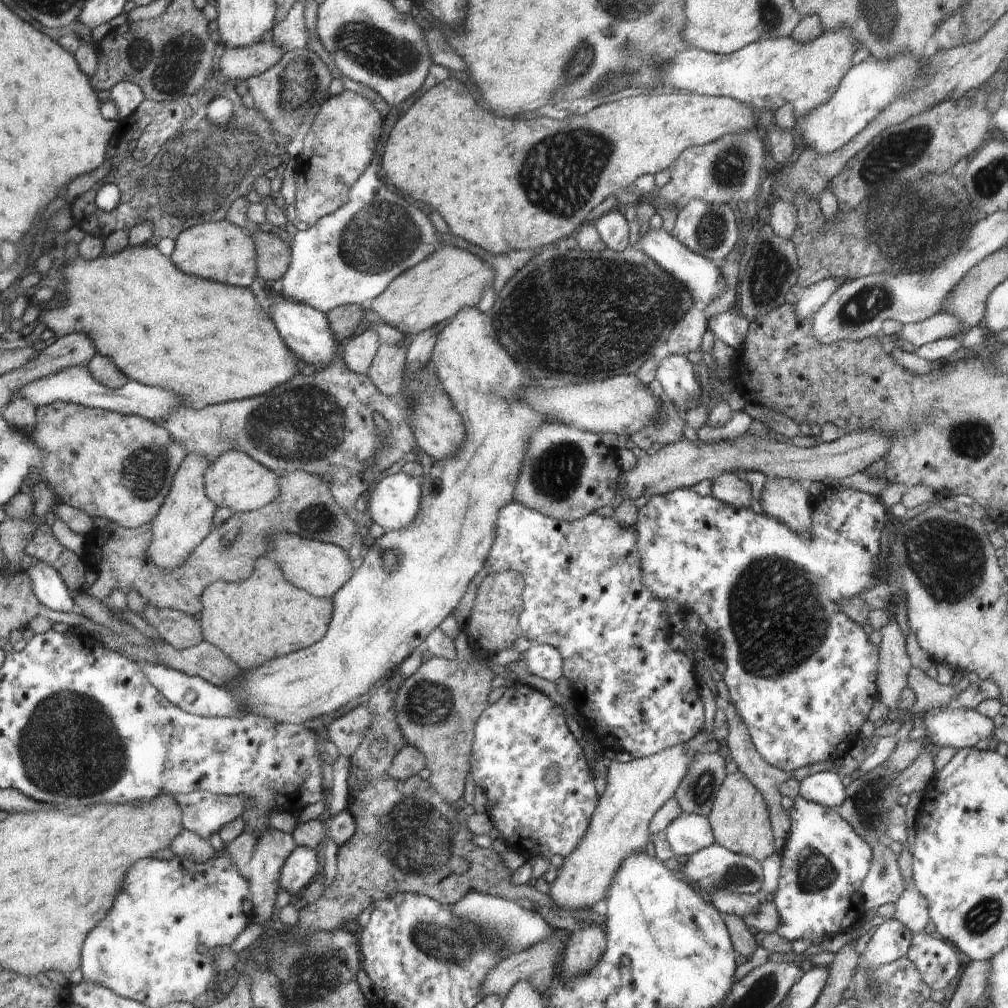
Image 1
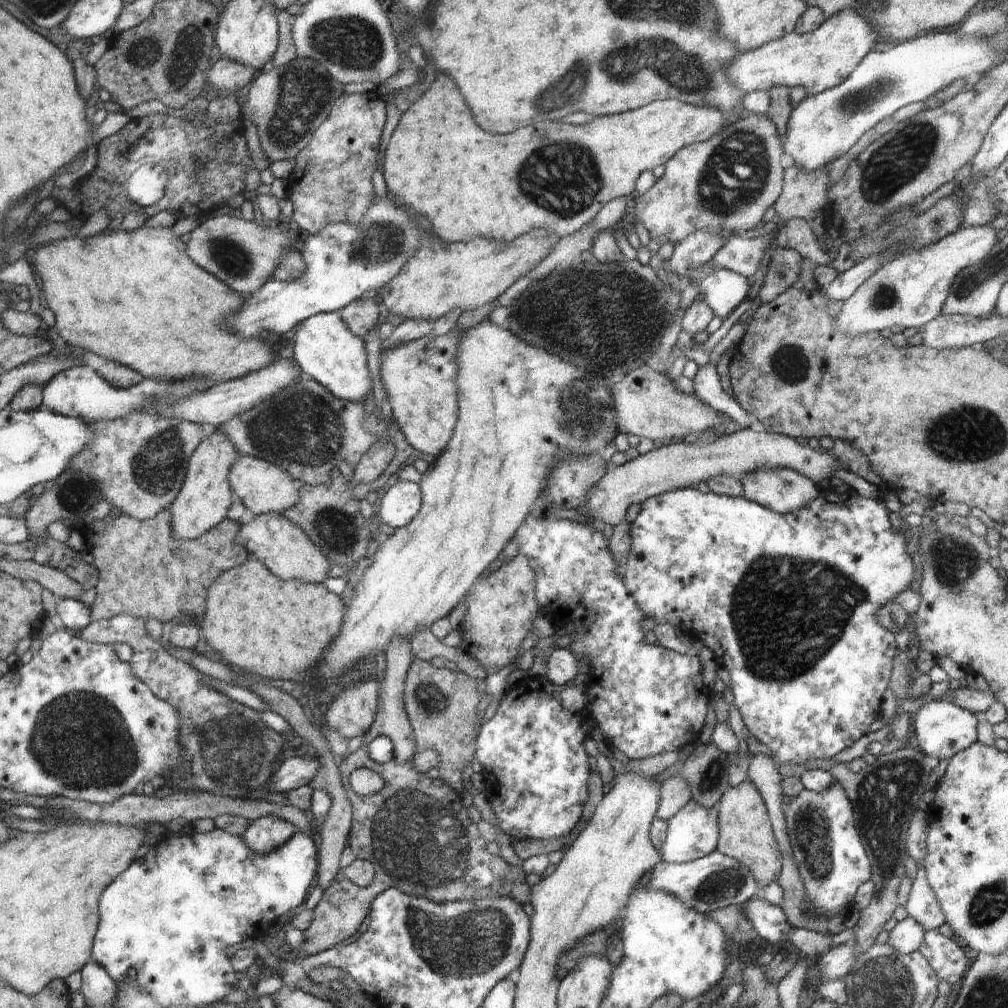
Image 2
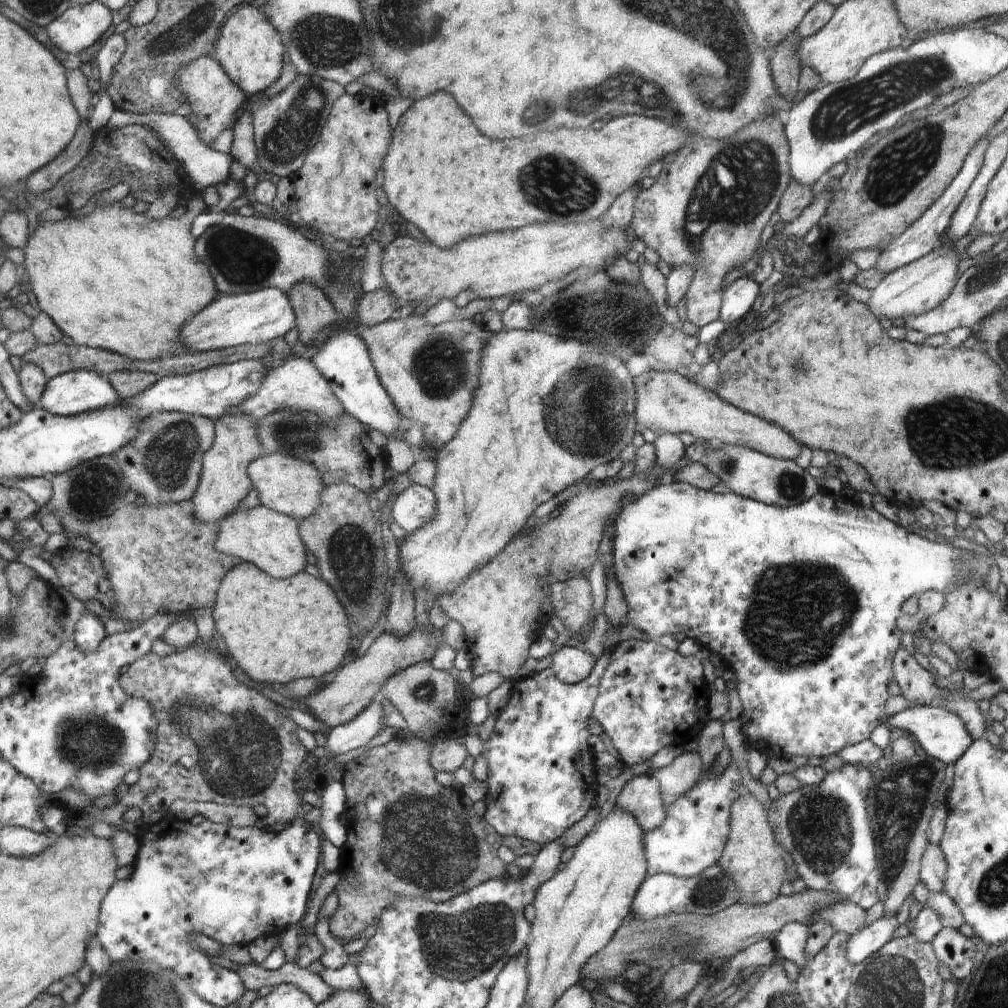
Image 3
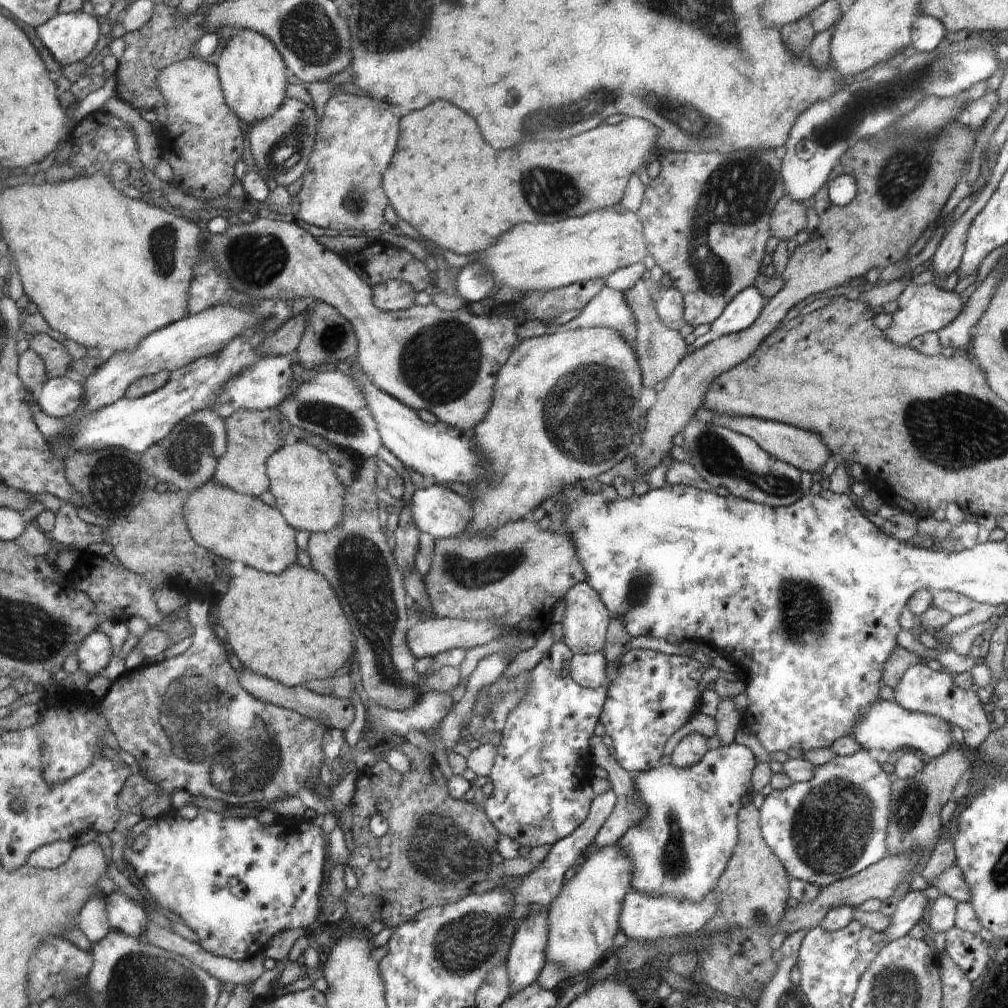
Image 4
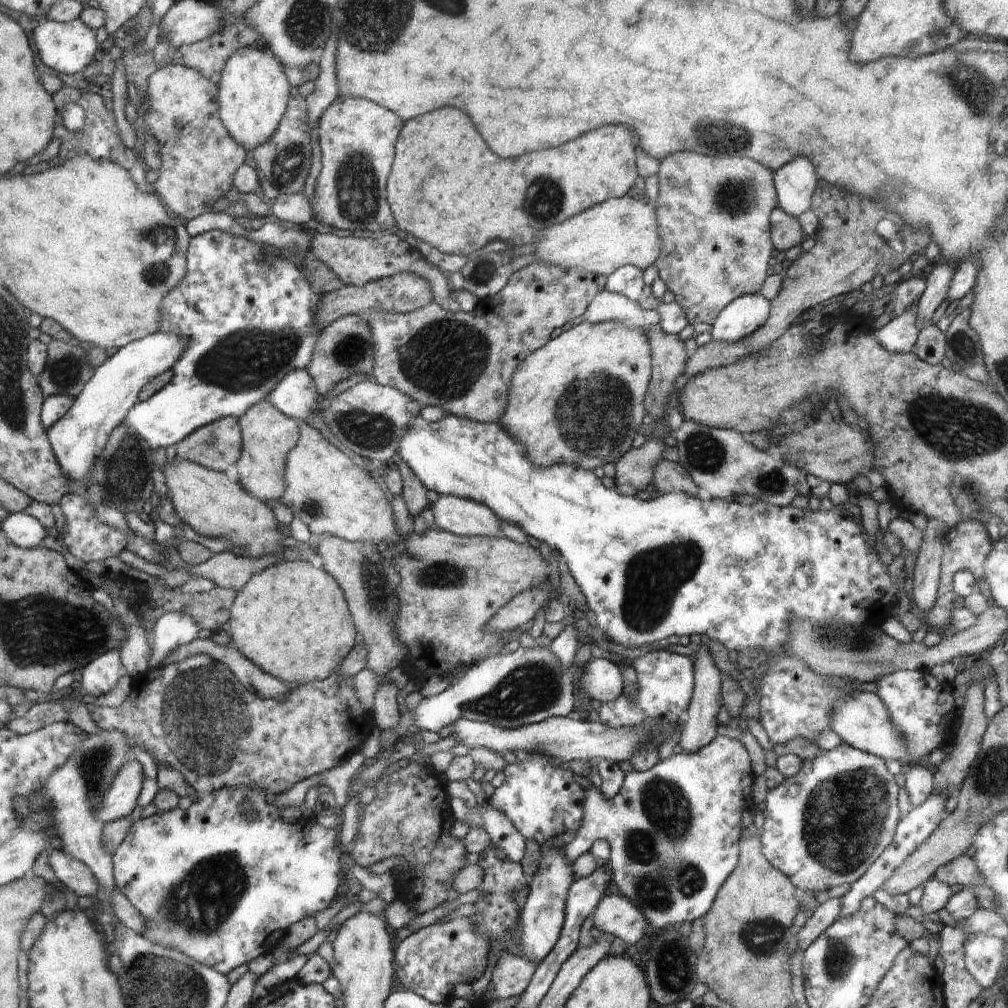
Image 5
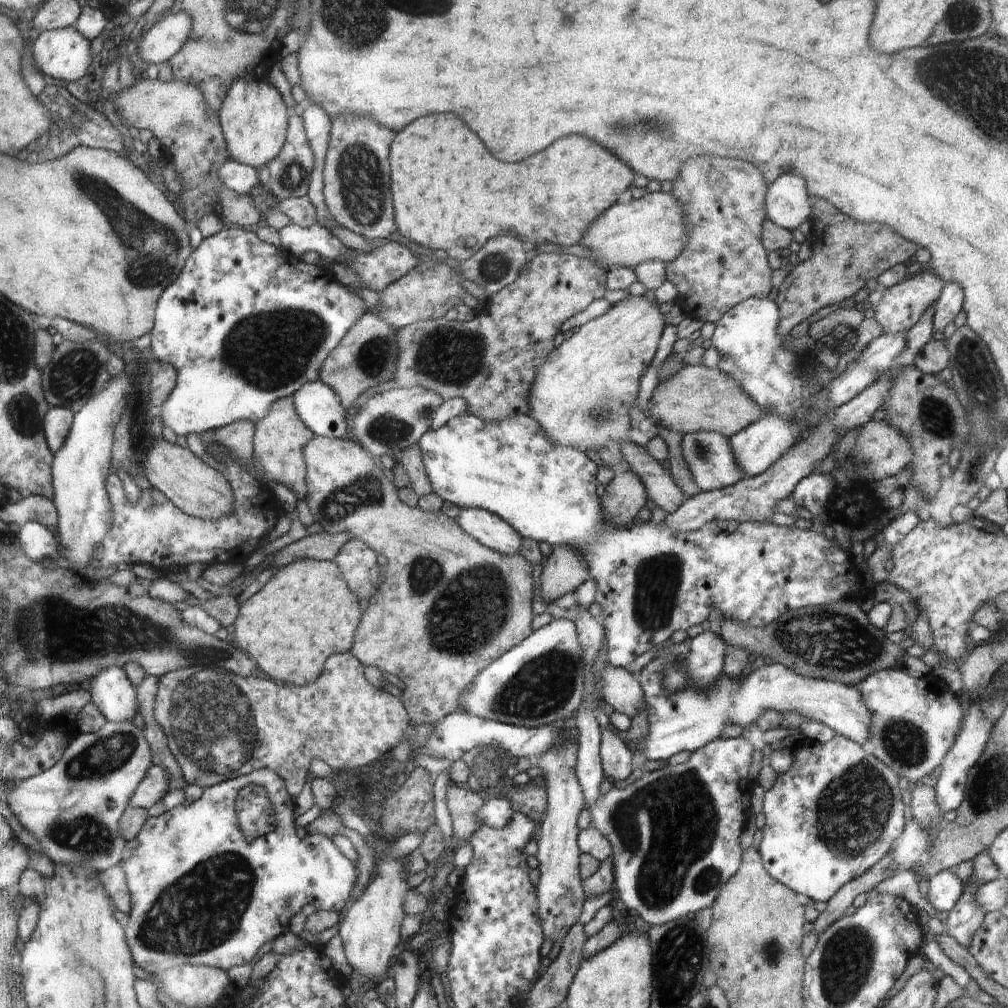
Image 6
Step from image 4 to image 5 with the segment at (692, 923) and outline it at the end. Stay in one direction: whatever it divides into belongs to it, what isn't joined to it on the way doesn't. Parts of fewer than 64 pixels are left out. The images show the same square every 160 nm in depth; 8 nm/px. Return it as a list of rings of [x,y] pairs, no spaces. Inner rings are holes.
[[[604,895],[593,914],[598,930],[624,940],[625,944],[636,944],[644,935],[648,923],[645,916],[626,897]]]

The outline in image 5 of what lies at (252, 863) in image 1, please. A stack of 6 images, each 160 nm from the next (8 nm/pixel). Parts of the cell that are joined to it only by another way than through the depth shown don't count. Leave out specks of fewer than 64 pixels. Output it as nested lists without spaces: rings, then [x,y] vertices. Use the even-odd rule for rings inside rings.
[[[194,655],[193,657],[185,658],[184,661],[175,663],[174,665],[149,667],[146,672],[138,674],[133,678],[131,693],[127,700],[119,707],[99,706],[89,709],[91,719],[94,724],[97,724],[102,730],[118,729],[125,732],[131,748],[133,746],[141,746],[153,760],[158,763],[167,764],[169,767],[176,769],[187,783],[197,792],[214,792],[216,789],[229,789],[240,785],[254,785],[262,789],[265,793],[278,795],[281,792],[290,790],[294,784],[318,775],[318,772],[328,770],[338,766],[347,760],[347,757],[353,751],[359,751],[359,747],[364,744],[367,736],[372,728],[376,725],[373,711],[367,709],[361,700],[357,697],[355,682],[352,675],[341,673],[338,666],[333,673],[330,673],[324,680],[312,680],[308,684],[300,685],[297,689],[291,689],[285,696],[273,698],[262,698],[258,694],[247,689],[234,675],[229,667],[224,666],[221,662],[212,659],[206,655]]]

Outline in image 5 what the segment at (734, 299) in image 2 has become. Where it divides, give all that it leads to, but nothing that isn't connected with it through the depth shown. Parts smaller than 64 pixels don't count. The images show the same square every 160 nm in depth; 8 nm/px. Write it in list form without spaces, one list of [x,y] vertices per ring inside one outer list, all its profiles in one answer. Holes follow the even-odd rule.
[[[760,294],[742,295],[725,306],[714,321],[711,337],[715,341],[744,341],[765,324],[771,314],[771,302]]]

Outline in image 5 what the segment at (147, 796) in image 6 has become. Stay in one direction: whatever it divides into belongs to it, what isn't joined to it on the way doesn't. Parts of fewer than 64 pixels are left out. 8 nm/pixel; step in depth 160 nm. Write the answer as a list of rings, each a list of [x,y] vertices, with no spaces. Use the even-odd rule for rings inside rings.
[[[135,758],[121,769],[113,786],[100,803],[97,817],[104,823],[128,817],[136,806],[136,800],[142,790],[144,771]]]

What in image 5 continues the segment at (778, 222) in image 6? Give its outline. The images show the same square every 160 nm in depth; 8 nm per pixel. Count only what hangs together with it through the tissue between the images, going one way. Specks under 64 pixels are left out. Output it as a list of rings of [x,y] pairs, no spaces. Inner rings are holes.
[[[794,158],[775,172],[777,206],[787,215],[798,217],[812,209],[818,178],[808,158]]]

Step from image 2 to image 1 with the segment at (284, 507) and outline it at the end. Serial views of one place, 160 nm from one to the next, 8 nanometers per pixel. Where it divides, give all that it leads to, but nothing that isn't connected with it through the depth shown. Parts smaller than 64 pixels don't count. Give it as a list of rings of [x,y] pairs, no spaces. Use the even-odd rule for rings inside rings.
[[[237,450],[217,457],[207,471],[205,482],[207,495],[218,503],[219,507],[224,506],[240,512],[264,509],[278,498],[281,492],[278,476],[273,471],[250,458],[250,455]]]

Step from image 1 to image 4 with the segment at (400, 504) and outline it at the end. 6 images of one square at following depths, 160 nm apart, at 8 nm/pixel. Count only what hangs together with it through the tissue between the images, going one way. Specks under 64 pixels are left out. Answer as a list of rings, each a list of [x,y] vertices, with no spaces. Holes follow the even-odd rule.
[[[444,485],[416,489],[410,504],[416,526],[437,540],[459,535],[473,521],[470,500]]]

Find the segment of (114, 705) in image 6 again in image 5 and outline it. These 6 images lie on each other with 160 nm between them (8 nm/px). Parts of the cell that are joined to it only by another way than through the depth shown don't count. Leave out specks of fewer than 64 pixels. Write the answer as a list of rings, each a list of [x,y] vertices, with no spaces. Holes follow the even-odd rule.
[[[118,650],[104,653],[83,666],[79,687],[85,692],[88,700],[108,694],[118,684],[122,666]]]

